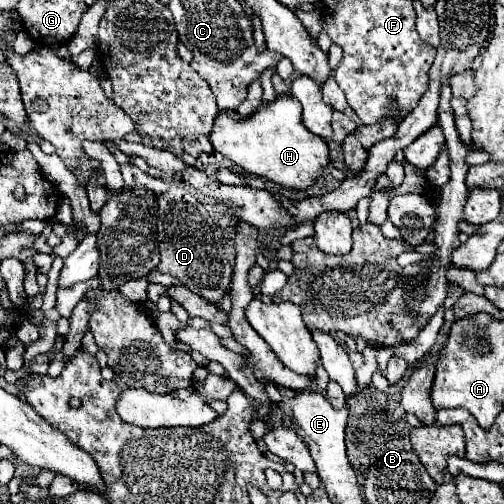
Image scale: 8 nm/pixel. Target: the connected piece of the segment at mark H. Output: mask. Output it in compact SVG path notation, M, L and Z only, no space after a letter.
M276 95L274 101L262 103L248 117L240 117L238 111L220 111L208 139L218 153L244 171L266 177L288 189L310 187L330 161L326 141L304 127L300 103L290 95Z

